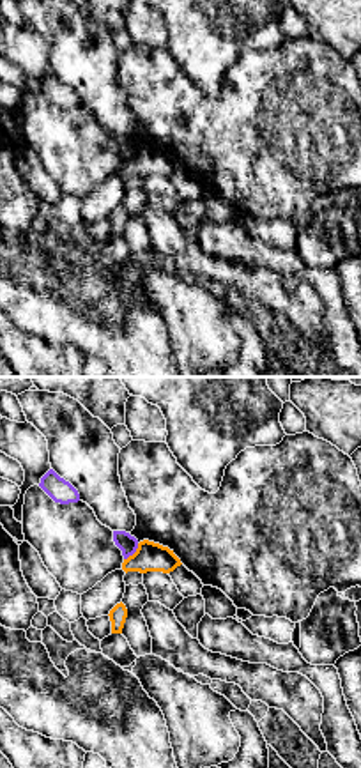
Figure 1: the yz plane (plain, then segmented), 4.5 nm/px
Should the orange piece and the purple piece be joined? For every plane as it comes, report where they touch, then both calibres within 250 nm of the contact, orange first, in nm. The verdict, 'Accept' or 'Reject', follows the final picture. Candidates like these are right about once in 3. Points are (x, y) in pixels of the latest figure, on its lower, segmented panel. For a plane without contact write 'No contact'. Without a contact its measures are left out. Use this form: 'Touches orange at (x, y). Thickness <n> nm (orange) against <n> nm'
Touches orange at (135, 552). Thickness 140 nm (orange) against 90 nm

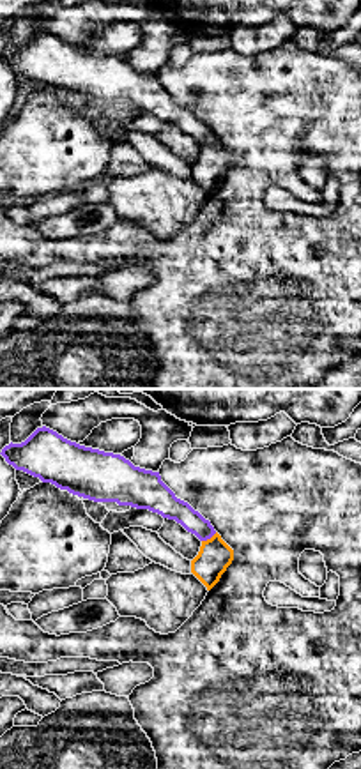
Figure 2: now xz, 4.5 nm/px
Touches orange at (211, 538). Thickness 150 nm (orange) against 110 nm

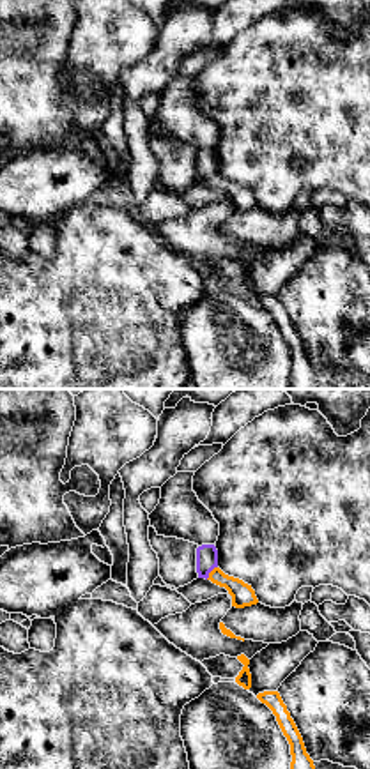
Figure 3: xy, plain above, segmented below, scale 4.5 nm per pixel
Touches orange at (209, 573). Thickness 100 nm (orange) against 100 nm

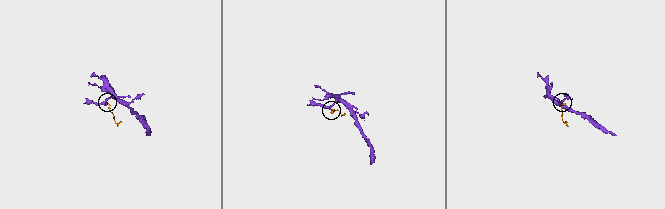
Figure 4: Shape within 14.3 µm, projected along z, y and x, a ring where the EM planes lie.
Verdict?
Reject

